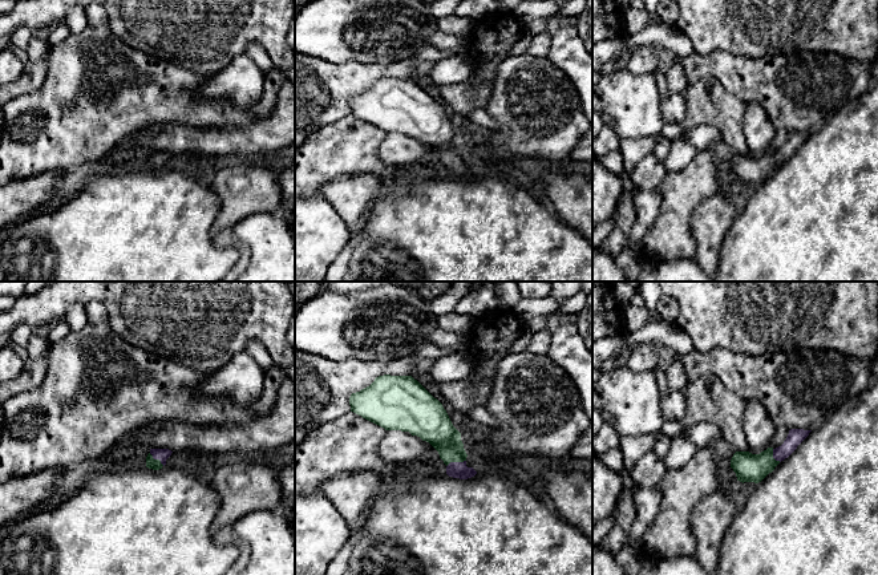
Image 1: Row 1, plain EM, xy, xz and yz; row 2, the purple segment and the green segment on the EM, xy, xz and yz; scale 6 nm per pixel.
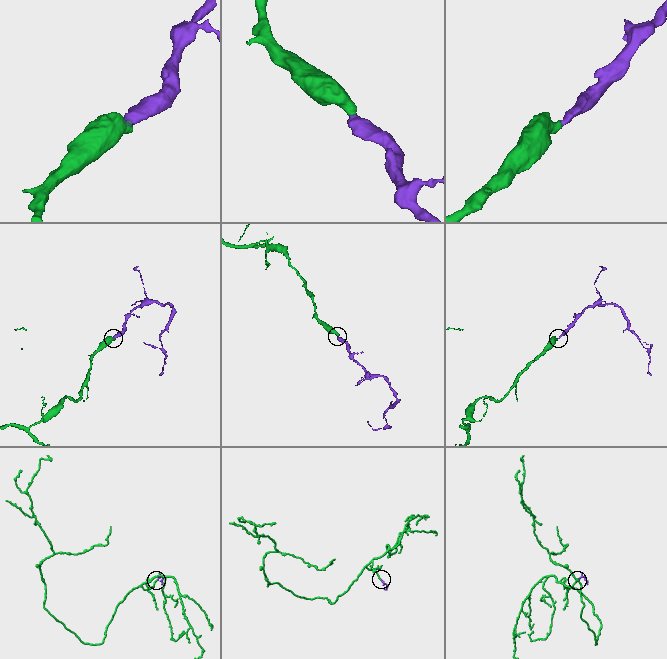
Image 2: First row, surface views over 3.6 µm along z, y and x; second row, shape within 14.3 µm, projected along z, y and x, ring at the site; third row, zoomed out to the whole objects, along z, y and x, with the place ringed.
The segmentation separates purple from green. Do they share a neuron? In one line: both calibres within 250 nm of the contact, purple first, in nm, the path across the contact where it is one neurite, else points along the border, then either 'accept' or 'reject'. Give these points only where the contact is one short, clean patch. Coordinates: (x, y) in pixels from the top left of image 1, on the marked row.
100/200 nm | across xz (460, 470), (456, 462), (446, 440), (436, 428) | accept

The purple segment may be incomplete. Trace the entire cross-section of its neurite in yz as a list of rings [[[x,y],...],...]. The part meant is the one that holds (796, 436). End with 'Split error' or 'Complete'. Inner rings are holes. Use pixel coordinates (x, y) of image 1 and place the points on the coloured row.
[[[790,429],[784,444],[776,449],[768,448],[760,454],[736,452],[731,467],[740,482],[761,482],[774,467],[788,458],[812,430]]]. Split error

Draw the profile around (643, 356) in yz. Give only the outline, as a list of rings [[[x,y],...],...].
[[[654,343],[634,345],[623,357],[626,367],[634,372],[655,370],[658,365],[658,351]]]

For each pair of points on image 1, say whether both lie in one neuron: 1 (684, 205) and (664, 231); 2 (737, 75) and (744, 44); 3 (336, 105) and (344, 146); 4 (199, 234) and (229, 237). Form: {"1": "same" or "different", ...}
{"1": "same", "2": "different", "3": "different", "4": "different"}

